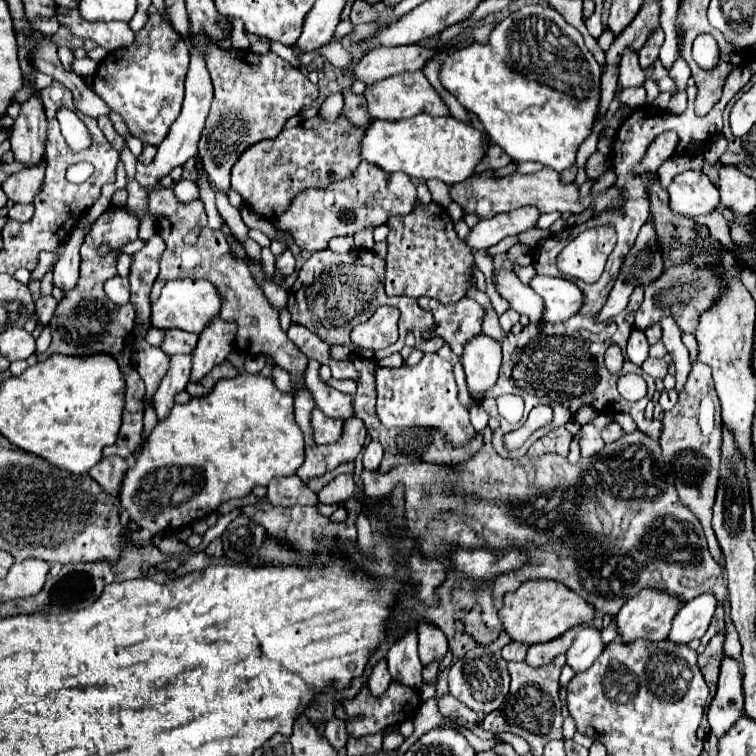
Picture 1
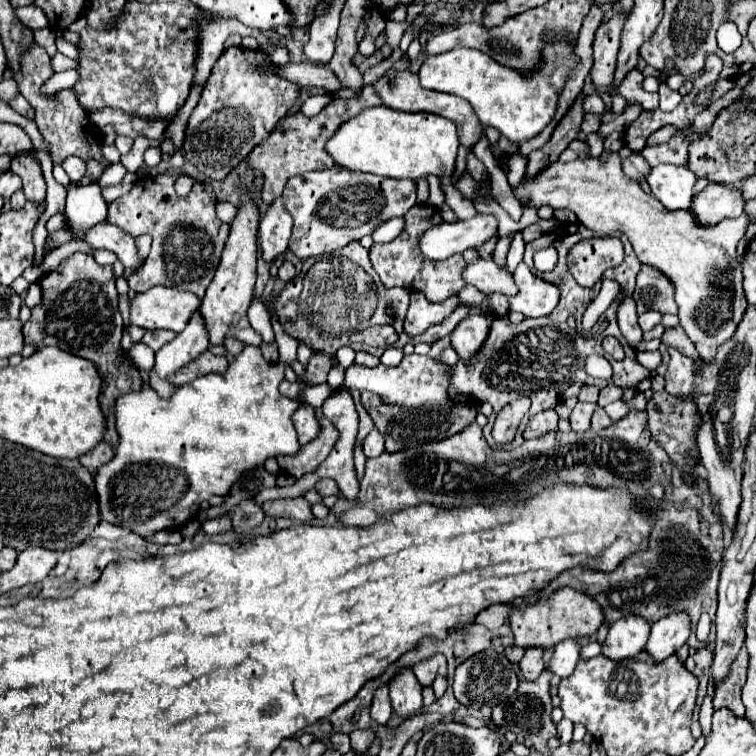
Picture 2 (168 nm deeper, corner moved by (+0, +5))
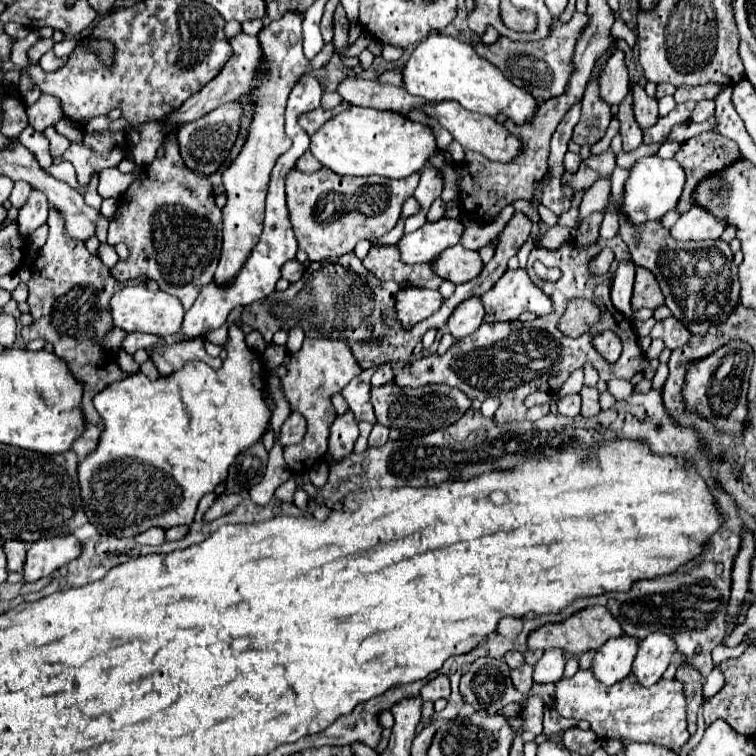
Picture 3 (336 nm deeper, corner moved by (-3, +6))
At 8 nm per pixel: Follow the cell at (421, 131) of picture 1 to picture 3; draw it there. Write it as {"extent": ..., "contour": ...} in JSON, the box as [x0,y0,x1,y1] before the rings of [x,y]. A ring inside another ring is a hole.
{"extent":[311,108,437,178],"contour":[[[347,108],[327,120],[311,136],[311,154],[339,176],[385,176],[405,178],[425,166],[437,150],[435,136],[423,124],[415,124],[397,112],[381,112],[373,108]]]}

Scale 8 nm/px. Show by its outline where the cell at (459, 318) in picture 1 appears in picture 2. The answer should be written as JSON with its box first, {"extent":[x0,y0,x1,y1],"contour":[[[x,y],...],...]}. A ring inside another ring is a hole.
{"extent":[404,291,460,337],"contour":[[[412,291],[410,307],[408,307],[408,313],[404,319],[404,331],[410,337],[422,335],[426,329],[442,323],[448,315],[452,315],[458,305],[460,305],[458,295],[454,295],[442,303],[432,303],[432,301],[426,301],[426,297],[422,293]]]}

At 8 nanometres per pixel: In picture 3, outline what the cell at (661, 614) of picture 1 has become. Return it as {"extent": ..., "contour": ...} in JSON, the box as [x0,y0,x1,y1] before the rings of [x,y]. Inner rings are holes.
{"extent":[591,636,637,686],"contour":[[[619,636],[609,640],[609,644],[603,644],[593,658],[591,664],[593,676],[605,686],[621,682],[625,676],[629,676],[635,652],[637,640],[633,640],[631,636]]]}

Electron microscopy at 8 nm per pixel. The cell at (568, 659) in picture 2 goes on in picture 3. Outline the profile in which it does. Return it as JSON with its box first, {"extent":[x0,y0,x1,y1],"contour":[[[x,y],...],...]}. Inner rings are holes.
{"extent":[533,648,565,684],"contour":[[[557,648],[543,654],[543,658],[533,668],[533,682],[535,684],[549,684],[559,682],[565,668],[565,656],[563,652],[557,652]]]}

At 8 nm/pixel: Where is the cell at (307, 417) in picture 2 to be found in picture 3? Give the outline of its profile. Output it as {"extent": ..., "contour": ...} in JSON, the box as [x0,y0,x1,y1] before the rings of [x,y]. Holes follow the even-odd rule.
{"extent":[277,412,305,448],"contour":[[[295,412],[283,422],[277,442],[285,448],[289,444],[299,444],[301,436],[305,436],[305,420],[301,420],[301,416],[297,416],[297,412]]]}

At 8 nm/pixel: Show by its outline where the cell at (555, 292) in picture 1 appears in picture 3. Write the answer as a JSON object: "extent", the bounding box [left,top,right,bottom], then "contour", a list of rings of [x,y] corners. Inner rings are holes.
{"extent":[485,270,553,322],"contour":[[[507,270],[485,296],[485,322],[511,322],[529,310],[537,316],[553,312],[551,300],[529,280],[525,270]]]}

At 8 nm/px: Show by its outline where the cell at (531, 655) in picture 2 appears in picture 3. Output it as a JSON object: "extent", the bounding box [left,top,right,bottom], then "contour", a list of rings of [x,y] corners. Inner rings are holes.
{"extent":[511,664,533,694],"contour":[[[525,664],[525,666],[517,668],[517,670],[511,670],[511,680],[513,680],[515,690],[519,690],[519,692],[523,692],[523,694],[529,692],[529,688],[533,686],[531,672],[533,672],[533,666],[529,666],[529,664]]]}

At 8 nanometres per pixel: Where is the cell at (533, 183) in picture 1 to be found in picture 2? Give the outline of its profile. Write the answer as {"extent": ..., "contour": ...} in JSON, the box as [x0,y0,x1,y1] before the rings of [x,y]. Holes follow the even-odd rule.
{"extent":[512,153,750,363],"contour":[[[612,153],[606,163],[600,163],[598,157],[590,157],[586,161],[576,159],[570,163],[562,163],[562,161],[550,163],[538,175],[524,177],[518,187],[512,187],[512,191],[524,207],[538,209],[542,205],[550,205],[554,209],[574,211],[578,215],[578,221],[584,227],[592,229],[596,235],[606,235],[606,231],[622,231],[630,239],[634,253],[638,255],[642,263],[660,269],[662,273],[670,277],[670,281],[674,281],[676,301],[680,309],[678,313],[680,325],[684,327],[690,341],[696,345],[700,357],[706,363],[714,363],[718,347],[736,333],[736,327],[742,321],[748,307],[746,295],[742,289],[742,269],[738,265],[736,245],[746,235],[746,229],[750,225],[750,215],[744,213],[738,219],[722,219],[716,225],[700,225],[694,213],[690,213],[688,209],[668,211],[666,207],[662,207],[662,203],[654,195],[646,193],[636,181],[630,181],[624,175],[620,165],[620,155],[616,153]],[[720,275],[728,279],[728,287],[720,285]]]}

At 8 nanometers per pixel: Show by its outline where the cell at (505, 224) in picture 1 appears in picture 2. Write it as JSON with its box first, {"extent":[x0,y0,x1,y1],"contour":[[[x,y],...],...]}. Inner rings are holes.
{"extent":[420,215,498,261],"contour":[[[476,215],[466,221],[442,223],[422,235],[420,249],[426,257],[440,261],[470,247],[480,247],[498,233],[498,219],[494,215]]]}

